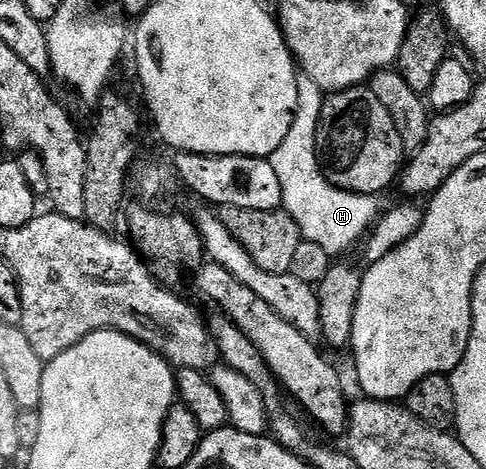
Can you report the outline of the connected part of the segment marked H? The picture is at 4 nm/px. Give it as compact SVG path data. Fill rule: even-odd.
M307 82L300 87L293 126L289 126L285 142L277 146L269 159L281 186L282 211L289 213L293 222L297 222L304 241L317 243L331 258L339 258L342 252L349 251L359 239L360 243L370 233L381 215L381 207L375 196L342 192L323 177L317 154L317 122L321 118L324 99L324 93L316 84Z

